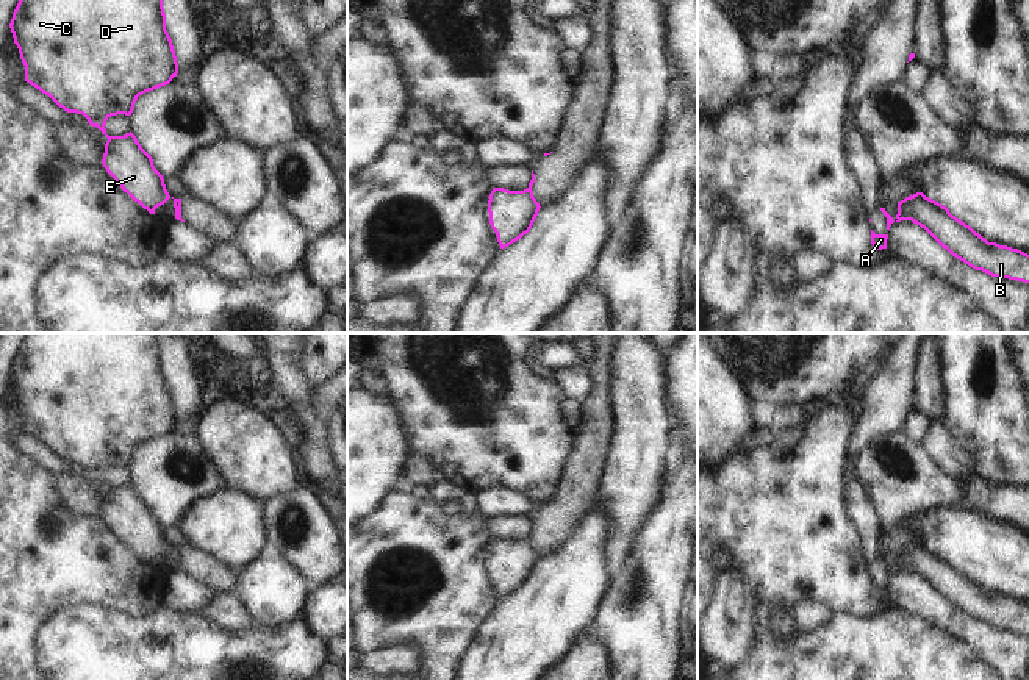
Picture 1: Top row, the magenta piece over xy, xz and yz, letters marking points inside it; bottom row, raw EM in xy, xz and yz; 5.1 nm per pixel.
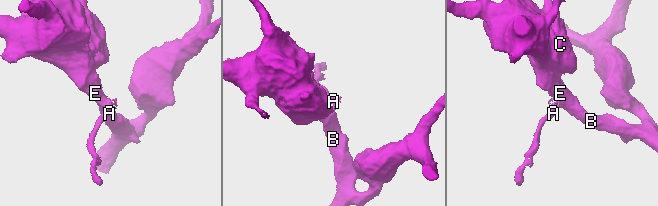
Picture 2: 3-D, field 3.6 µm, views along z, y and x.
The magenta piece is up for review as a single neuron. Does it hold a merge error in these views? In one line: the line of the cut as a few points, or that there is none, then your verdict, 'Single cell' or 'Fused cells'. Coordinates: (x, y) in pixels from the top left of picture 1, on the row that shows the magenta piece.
Split along yz (910, 197), (907, 219). Fused cells

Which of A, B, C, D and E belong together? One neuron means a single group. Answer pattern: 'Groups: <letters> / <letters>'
Groups: A / B C D E

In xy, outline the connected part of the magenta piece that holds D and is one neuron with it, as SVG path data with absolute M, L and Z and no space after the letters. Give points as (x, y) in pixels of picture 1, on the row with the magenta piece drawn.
M19 0L9 28L25 66L25 81L64 111L83 114L89 125L108 138L103 167L124 192L155 214L155 209L170 199L163 175L131 131L124 136L108 136L105 125L111 116L131 116L139 95L169 84L178 73L175 50L166 30L163 0Z

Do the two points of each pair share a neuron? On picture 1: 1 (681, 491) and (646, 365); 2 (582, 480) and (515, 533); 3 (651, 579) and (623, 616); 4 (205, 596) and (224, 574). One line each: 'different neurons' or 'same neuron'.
1: different neurons
2: different neurons
3: same neuron
4: different neurons

